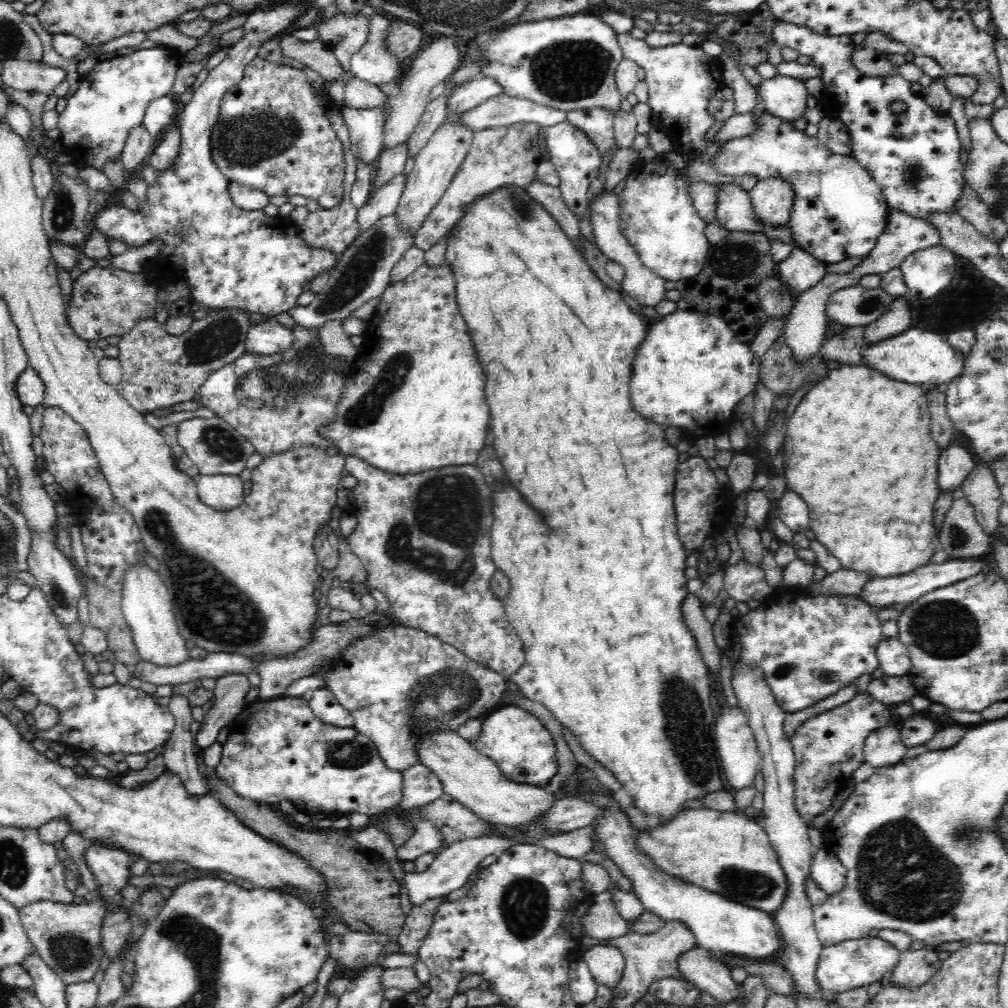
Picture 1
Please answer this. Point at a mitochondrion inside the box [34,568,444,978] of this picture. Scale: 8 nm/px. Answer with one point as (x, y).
(71, 952)

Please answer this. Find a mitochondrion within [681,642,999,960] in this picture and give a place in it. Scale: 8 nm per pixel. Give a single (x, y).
(916, 897)

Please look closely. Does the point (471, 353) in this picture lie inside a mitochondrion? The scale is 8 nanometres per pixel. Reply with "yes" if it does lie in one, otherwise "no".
no

